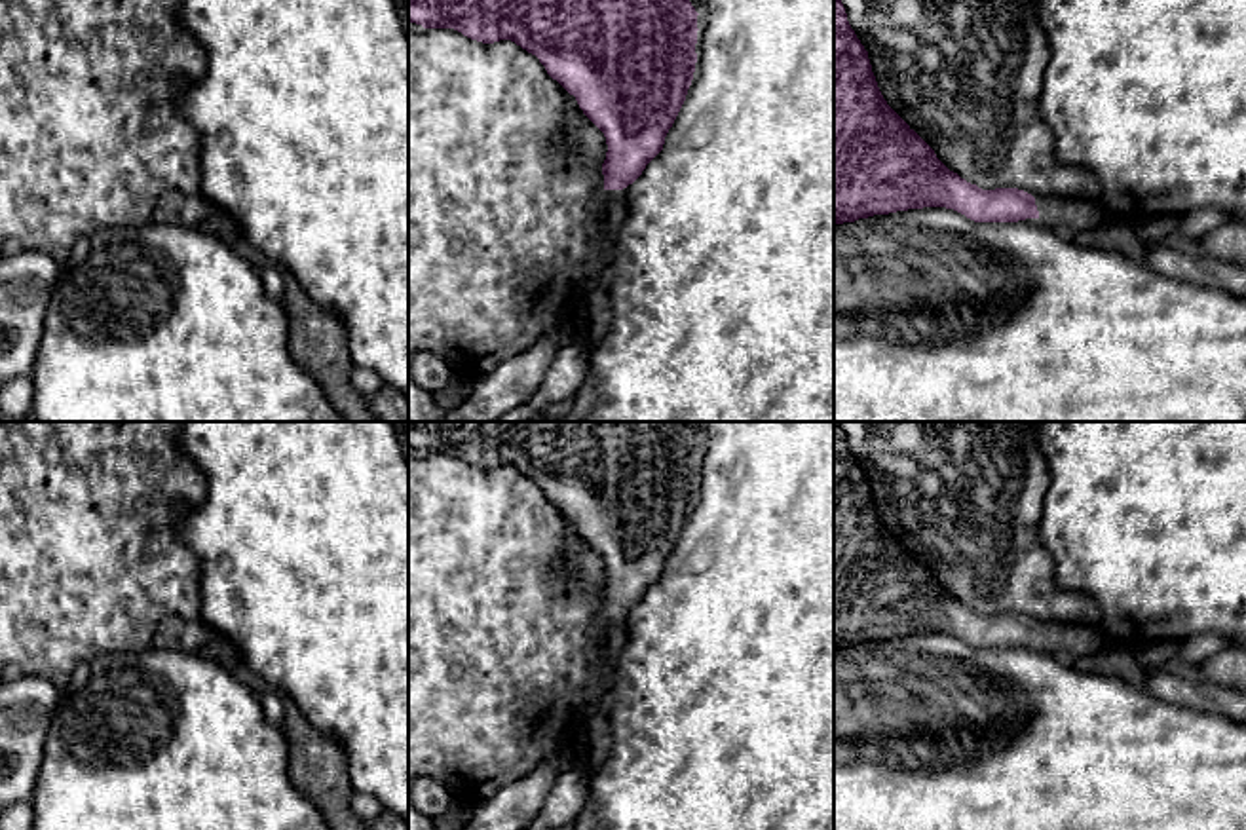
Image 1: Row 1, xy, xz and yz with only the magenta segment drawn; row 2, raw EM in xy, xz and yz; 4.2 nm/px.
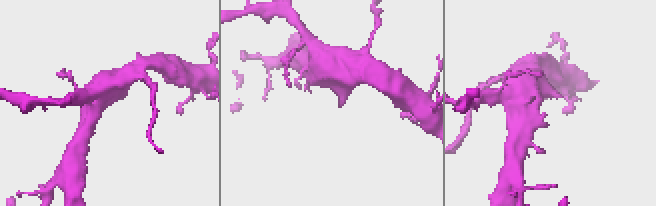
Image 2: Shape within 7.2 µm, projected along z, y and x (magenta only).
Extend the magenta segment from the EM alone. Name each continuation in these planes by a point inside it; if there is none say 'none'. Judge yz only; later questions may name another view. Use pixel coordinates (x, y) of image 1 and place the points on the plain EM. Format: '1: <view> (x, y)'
1: yz (1070, 641)

